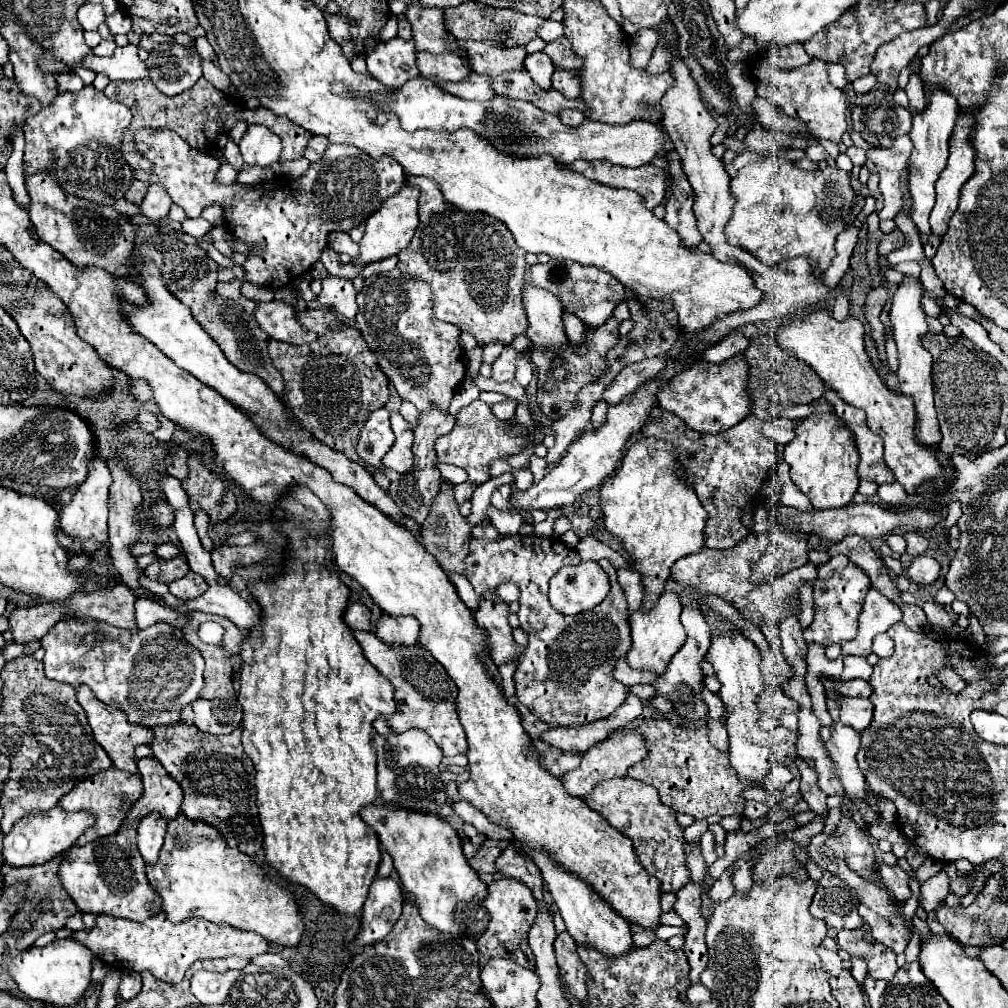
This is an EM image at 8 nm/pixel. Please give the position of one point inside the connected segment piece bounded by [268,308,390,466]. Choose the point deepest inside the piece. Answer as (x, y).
(332, 384)

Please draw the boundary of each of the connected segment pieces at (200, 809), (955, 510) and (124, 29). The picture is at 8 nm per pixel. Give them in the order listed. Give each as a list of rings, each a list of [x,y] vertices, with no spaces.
[[[178,722],[168,726],[154,728],[154,742],[150,744],[154,758],[166,768],[166,772],[182,786],[184,790],[184,802],[182,802],[182,814],[188,816],[194,822],[206,822],[214,826],[226,840],[228,846],[238,848],[240,852],[254,856],[262,848],[262,830],[258,820],[258,808],[256,808],[256,792],[254,792],[254,770],[248,754],[242,748],[240,742],[240,728],[234,730],[228,736],[214,736],[200,732],[194,724]]]
[[[953,502],[948,507],[948,516],[945,525],[945,537],[947,538],[950,528],[956,525],[960,516],[962,515],[962,509],[960,502]]]
[[[117,11],[106,18],[106,23],[112,34],[124,34],[132,31],[131,18],[124,13],[124,18],[121,11]]]

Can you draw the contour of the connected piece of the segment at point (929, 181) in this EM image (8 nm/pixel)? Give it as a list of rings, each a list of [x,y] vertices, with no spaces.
[[[934,90],[930,100],[930,104],[926,106],[926,112],[922,112],[922,116],[918,118],[918,114],[912,120],[912,130],[910,130],[910,138],[912,138],[912,154],[910,154],[910,194],[912,194],[912,208],[910,208],[910,218],[916,224],[916,230],[920,234],[920,242],[926,242],[926,238],[930,236],[930,224],[928,224],[928,216],[930,210],[934,206],[934,184],[940,176],[940,172],[946,166],[948,160],[948,148],[950,148],[950,134],[954,132],[956,126],[956,118],[958,118],[958,104],[954,100],[954,96],[946,96],[944,90]]]

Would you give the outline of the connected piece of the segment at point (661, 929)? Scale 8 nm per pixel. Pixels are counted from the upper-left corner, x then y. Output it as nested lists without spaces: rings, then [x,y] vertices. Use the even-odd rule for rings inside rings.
[[[658,926],[654,932],[660,940],[670,940],[674,936],[686,936],[686,930],[682,926]]]

